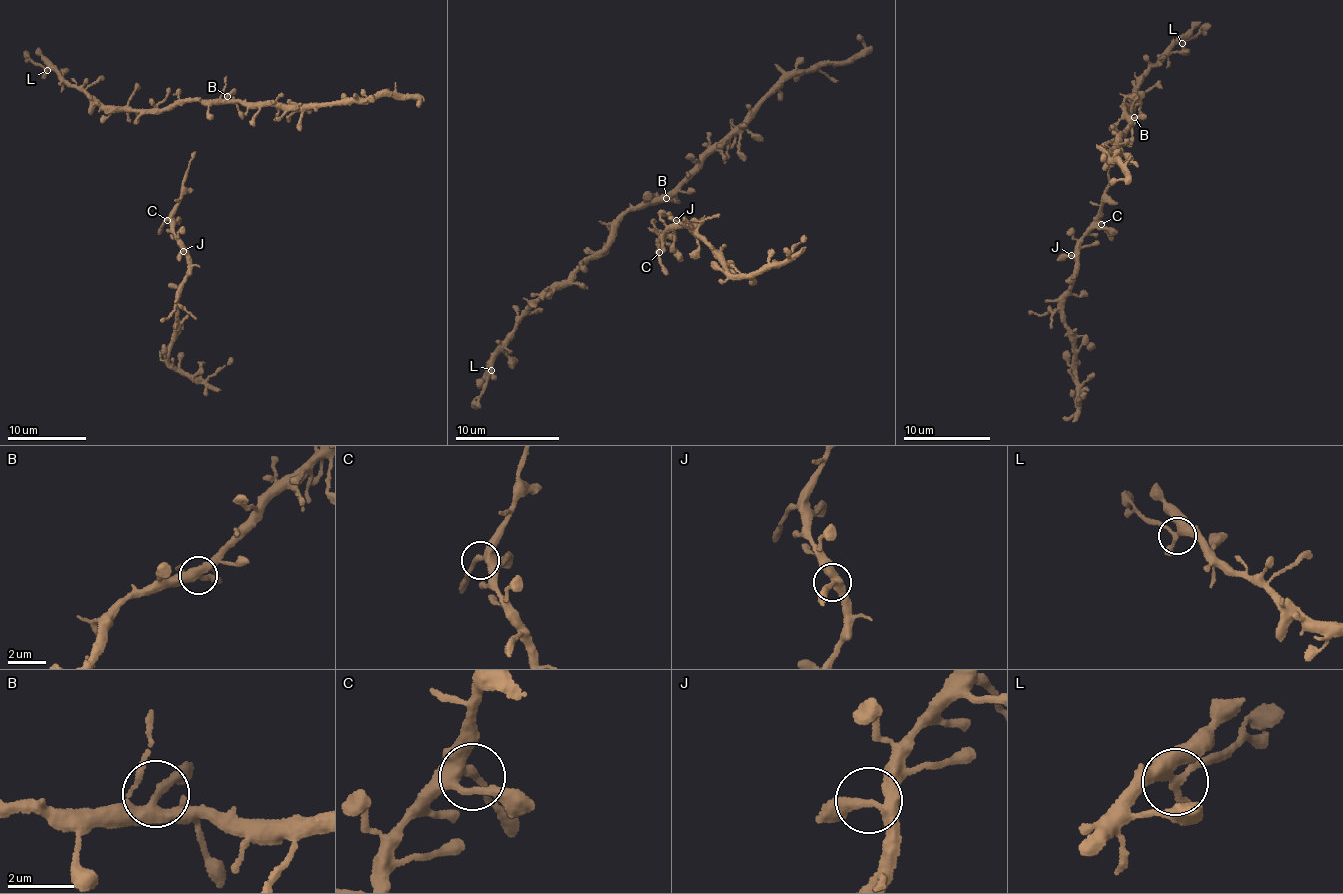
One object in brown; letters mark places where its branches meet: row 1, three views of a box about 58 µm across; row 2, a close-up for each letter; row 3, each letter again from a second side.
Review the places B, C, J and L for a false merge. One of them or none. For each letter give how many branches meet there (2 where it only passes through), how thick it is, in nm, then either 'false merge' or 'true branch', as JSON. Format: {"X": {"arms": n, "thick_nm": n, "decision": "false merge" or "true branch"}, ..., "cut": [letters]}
{"B": {"arms": 4, "thick_nm": 320, "decision": "true branch"}, "C": {"arms": 4, "thick_nm": 280, "decision": "true branch"}, "J": {"arms": 3, "thick_nm": 280, "decision": "true branch"}, "L": {"arms": 4, "thick_nm": 280, "decision": "false merge"}, "cut": ["L"]}

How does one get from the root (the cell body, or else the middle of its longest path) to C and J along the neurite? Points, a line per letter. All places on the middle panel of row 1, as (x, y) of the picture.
C: (653, 225), (661, 235), (659, 252)
J: (653, 225), (661, 235), (663, 243), (663, 237), (676, 220)

